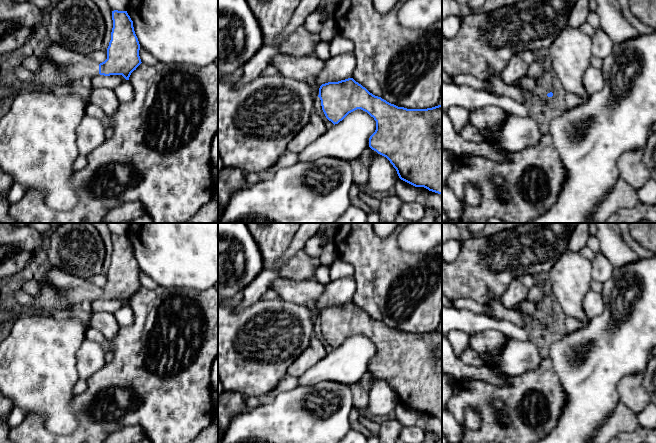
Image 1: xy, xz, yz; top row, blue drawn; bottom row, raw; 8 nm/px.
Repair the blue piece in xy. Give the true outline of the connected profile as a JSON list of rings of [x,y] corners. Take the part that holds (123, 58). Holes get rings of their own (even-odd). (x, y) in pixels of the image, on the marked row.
[[[112,11],[112,20],[111,40],[104,62],[99,64],[91,58],[79,56],[56,44],[47,49],[46,59],[65,71],[74,82],[98,74],[122,75],[129,80],[131,73],[142,63],[139,56],[140,44],[127,11]]]

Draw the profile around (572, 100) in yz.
[[[566,92],[565,94],[566,109],[572,109],[581,103],[581,97],[573,93]]]

